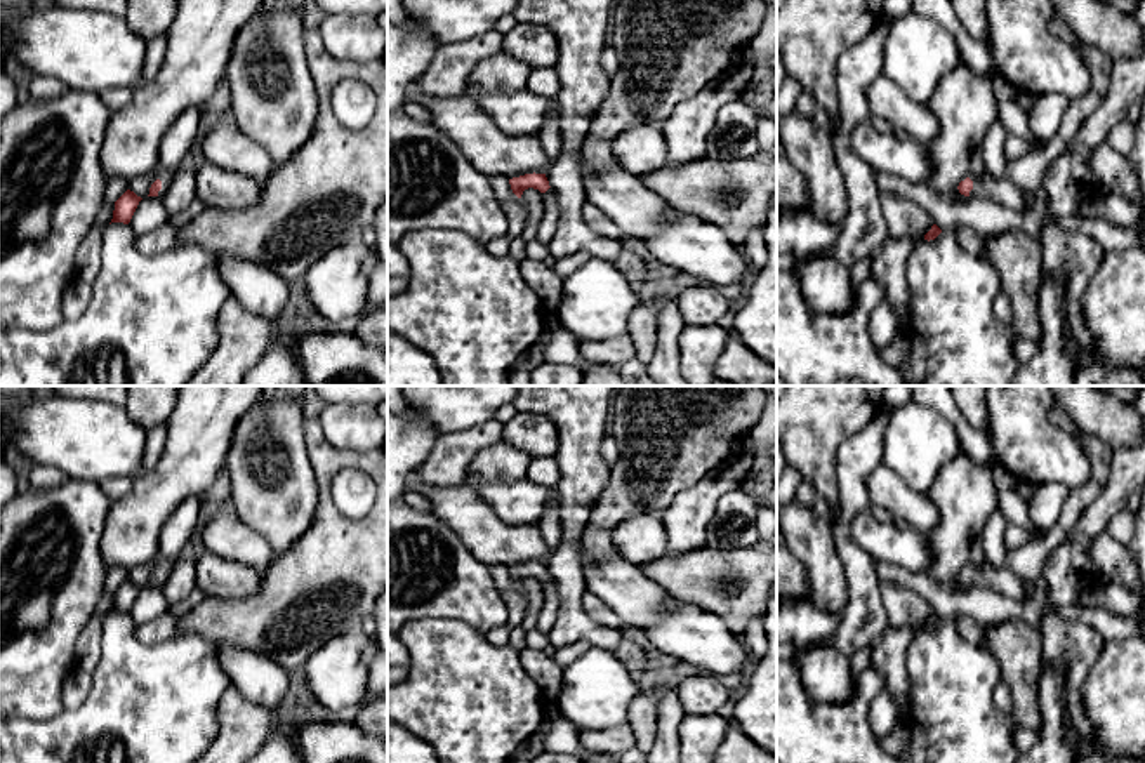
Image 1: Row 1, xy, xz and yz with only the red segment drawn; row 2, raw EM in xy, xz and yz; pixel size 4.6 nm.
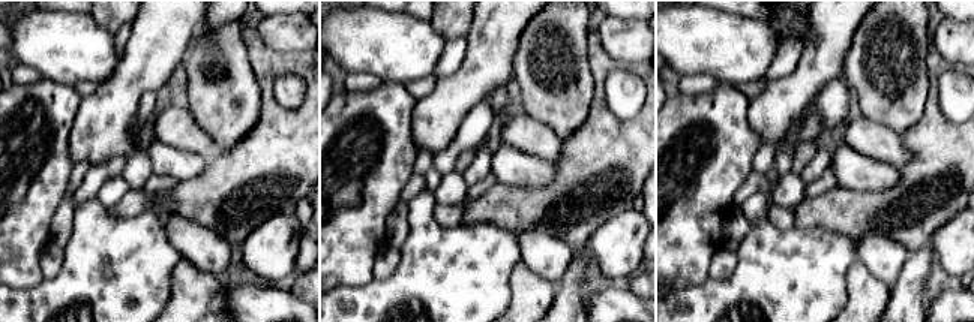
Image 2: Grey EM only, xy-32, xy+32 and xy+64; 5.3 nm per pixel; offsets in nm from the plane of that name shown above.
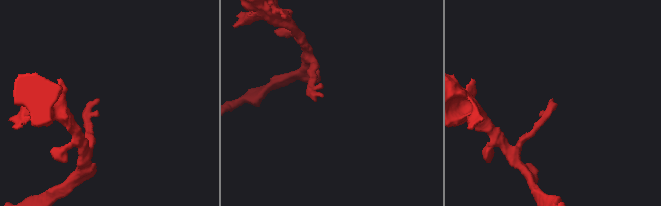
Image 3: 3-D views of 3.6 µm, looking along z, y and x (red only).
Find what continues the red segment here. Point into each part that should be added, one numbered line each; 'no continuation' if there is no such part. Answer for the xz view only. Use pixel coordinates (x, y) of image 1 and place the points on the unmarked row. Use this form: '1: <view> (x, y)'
1: xz (551, 598)

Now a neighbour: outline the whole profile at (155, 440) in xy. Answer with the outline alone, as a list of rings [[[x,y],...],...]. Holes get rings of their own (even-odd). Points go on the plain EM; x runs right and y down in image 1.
[[[167,424],[155,426],[146,435],[146,448],[142,457],[142,473],[151,471],[165,447],[167,441]]]

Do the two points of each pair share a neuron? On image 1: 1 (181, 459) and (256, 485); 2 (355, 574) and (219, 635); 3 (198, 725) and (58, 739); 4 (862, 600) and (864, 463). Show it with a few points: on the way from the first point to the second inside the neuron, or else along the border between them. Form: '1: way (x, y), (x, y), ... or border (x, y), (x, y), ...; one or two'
1: border (235, 426), (223, 466); two
2: way (322, 586), (289, 602), (268, 623), (252, 623); one
3: way (164, 725), (110, 730), (92, 739); one
4: way (859, 565), (843, 541), (843, 518), (852, 497); one

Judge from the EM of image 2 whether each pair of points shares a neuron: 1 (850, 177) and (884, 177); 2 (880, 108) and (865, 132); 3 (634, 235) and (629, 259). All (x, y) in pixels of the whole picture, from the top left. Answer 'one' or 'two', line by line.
1: one
2: two
3: one

